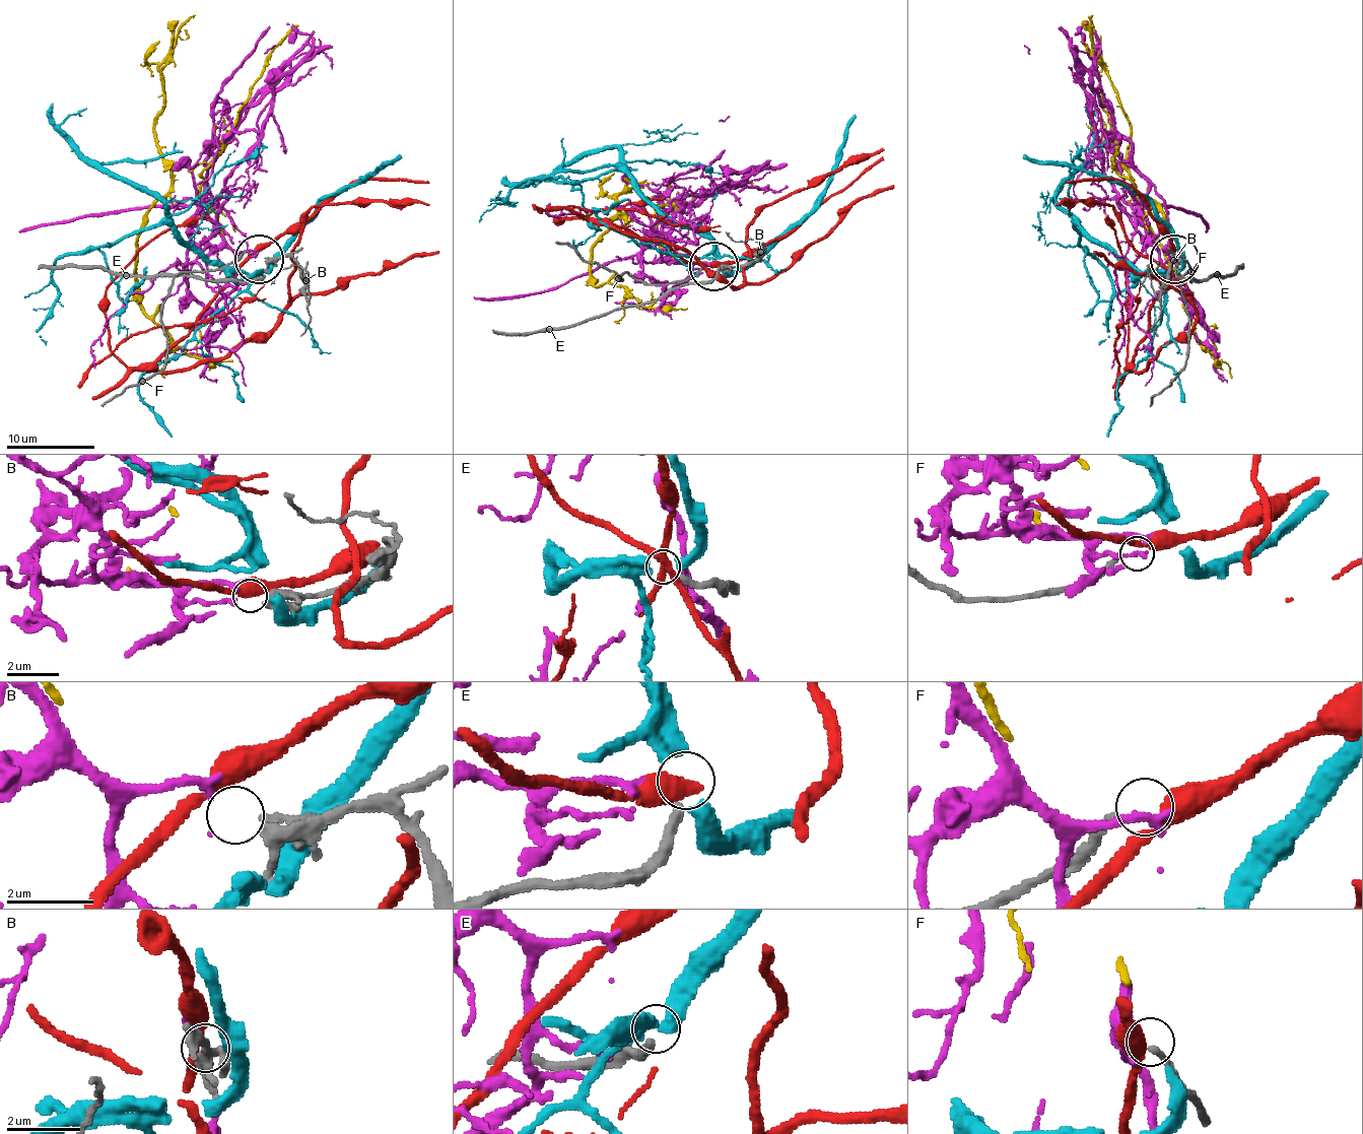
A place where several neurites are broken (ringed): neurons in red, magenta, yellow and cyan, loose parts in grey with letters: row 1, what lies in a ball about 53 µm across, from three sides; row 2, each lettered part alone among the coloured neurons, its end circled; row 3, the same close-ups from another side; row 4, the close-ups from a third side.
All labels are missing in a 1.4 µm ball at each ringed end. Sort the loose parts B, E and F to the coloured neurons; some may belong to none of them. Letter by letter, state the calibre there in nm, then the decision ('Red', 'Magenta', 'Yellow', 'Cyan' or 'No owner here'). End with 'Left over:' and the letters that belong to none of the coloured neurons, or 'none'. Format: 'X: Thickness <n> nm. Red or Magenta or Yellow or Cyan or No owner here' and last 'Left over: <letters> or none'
B: Thickness 140 nm. Magenta
E: Thickness 240 nm. Cyan
F: Thickness 170 nm. No owner here
Left over: F

